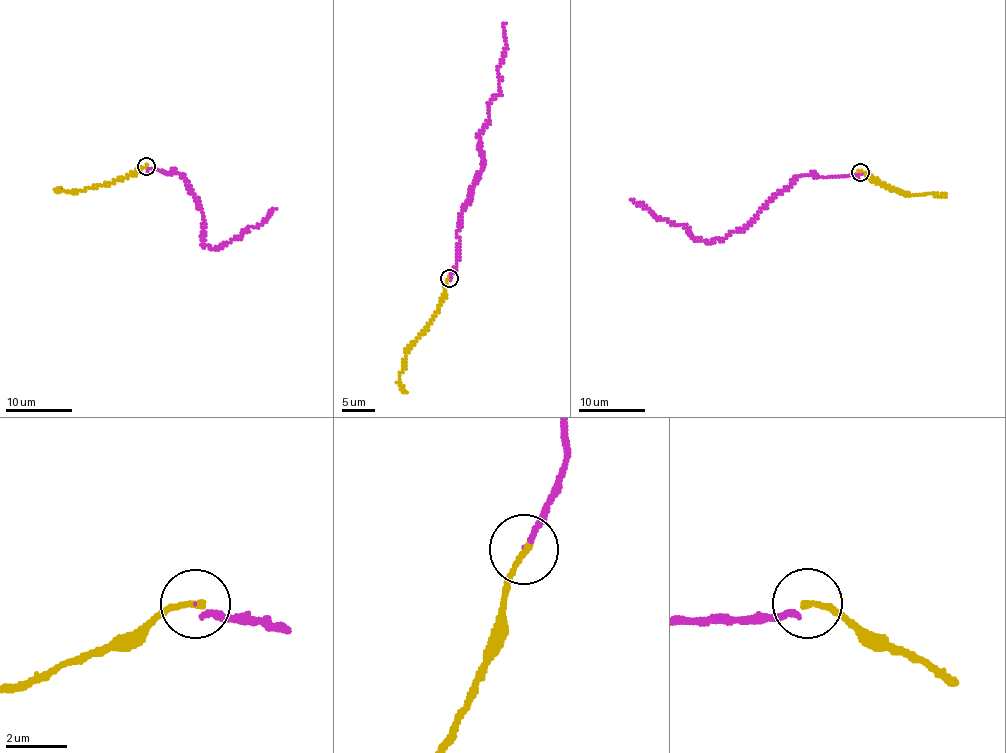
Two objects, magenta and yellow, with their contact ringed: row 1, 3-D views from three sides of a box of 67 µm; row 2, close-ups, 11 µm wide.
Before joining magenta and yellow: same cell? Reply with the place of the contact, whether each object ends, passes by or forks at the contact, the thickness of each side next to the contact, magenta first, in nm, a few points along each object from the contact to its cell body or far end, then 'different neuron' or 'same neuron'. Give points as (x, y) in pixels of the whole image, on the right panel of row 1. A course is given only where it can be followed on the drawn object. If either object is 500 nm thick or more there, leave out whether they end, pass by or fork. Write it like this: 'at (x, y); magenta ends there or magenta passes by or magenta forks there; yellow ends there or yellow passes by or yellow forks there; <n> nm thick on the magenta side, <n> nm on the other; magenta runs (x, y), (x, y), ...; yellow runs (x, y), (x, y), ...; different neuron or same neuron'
at (860, 172); magenta ends there; yellow ends there; 140 nm thick on the magenta side, 200 nm on the other; magenta runs (860, 173), (795, 176), (754, 219), (709, 242), (695, 240), (686, 228), (658, 219), (630, 199); yellow runs (860, 173), (911, 195), (946, 196); same neuron

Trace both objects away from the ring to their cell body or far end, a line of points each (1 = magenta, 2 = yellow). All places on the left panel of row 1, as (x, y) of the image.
1: (145, 167), (181, 175), (204, 220), (203, 243), (211, 248), (221, 247), (255, 226), (276, 208)
2: (145, 167), (73, 192), (60, 190)

